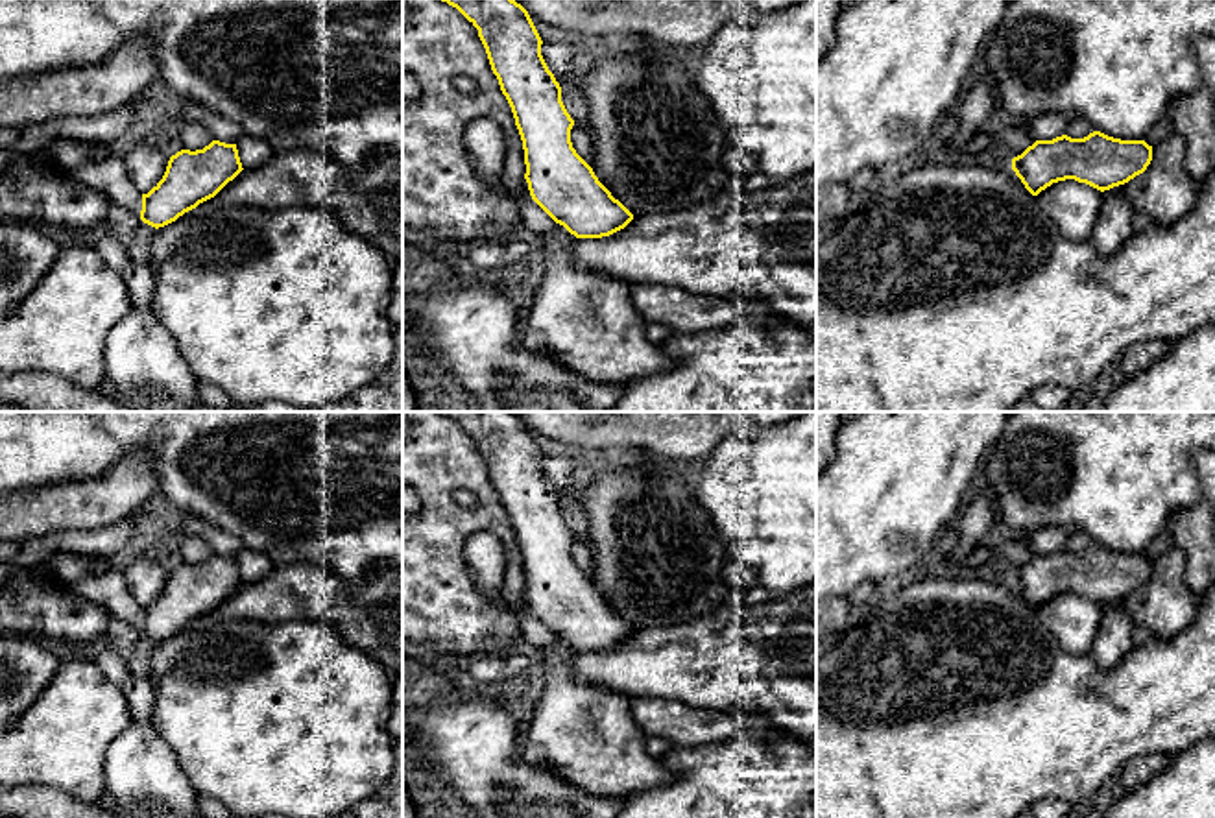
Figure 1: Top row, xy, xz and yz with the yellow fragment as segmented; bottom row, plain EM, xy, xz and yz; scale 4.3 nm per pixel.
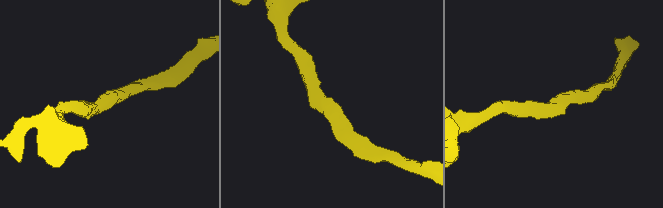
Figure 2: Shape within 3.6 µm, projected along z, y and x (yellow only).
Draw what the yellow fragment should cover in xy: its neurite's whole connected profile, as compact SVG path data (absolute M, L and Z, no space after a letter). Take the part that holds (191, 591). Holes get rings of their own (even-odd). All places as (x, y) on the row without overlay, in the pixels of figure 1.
M212 554L203 563L170 571L162 593L142 607L140 633L155 643L214 611L242 585L236 558Z

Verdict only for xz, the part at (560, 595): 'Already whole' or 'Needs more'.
Already whole

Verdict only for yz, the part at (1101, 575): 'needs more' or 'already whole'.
already whole

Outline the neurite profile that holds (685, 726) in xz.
M648 696L630 698L630 716L646 737L661 737L680 748L722 744L744 729L735 711L700 709Z

